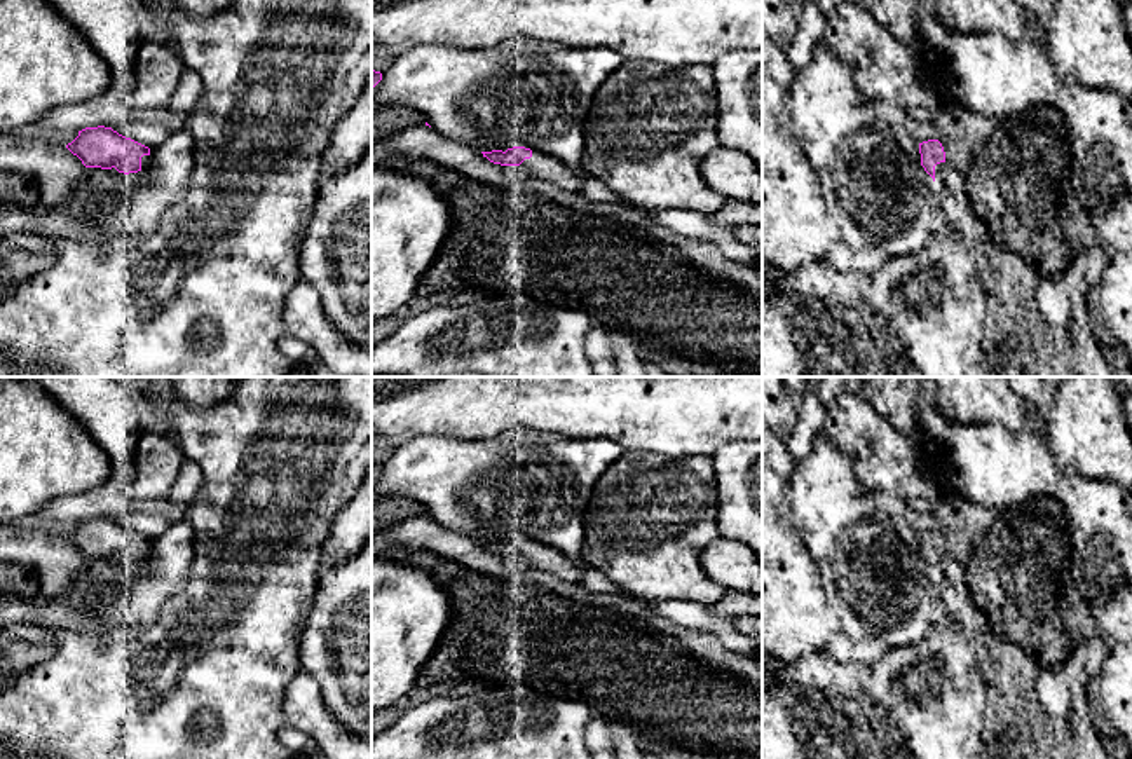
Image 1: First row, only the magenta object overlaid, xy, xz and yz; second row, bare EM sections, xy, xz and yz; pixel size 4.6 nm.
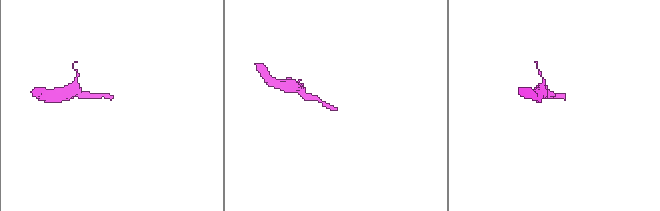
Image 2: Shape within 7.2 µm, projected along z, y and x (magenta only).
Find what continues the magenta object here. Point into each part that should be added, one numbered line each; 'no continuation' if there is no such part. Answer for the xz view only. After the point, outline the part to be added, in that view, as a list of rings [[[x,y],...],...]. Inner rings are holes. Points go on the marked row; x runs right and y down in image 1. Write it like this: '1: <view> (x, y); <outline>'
1: xz (545, 168); [[[534,150],[532,157],[522,164],[527,166],[537,180],[553,183],[567,192],[581,192],[581,174],[558,159]]]

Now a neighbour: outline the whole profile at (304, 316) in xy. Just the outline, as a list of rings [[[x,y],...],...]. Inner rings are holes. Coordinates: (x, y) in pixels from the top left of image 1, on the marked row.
[[[302,279],[283,312],[286,335],[310,345],[316,361],[342,377],[372,377],[372,352],[349,340],[326,316],[317,290]]]

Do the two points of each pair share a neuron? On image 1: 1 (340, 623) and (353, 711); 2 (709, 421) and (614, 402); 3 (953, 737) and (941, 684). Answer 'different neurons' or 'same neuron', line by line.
1: same neuron
2: same neuron
3: same neuron

